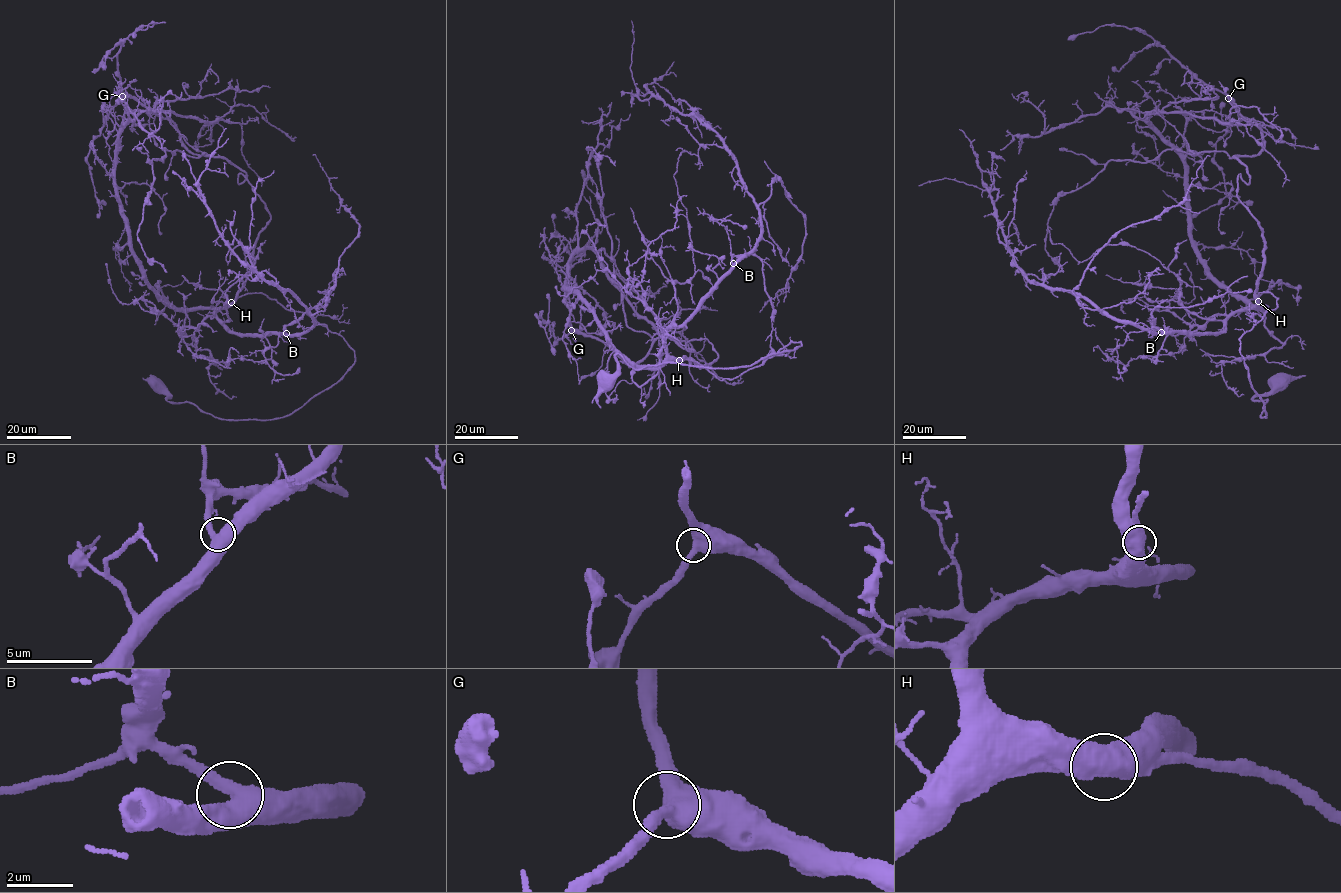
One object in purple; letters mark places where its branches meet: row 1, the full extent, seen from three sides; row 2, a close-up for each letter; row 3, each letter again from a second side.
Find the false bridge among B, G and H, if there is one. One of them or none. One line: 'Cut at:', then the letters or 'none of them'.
Cut at: none of them

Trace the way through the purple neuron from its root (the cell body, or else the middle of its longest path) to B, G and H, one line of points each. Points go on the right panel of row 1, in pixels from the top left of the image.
B: (1278, 381), (1252, 399), (1267, 400), (1261, 417), (1240, 338), (1277, 306), (1270, 292), (1221, 331), (1161, 332)
G: (1278, 381), (1261, 417), (1240, 338), (1278, 298), (1235, 158), (1262, 131), (1228, 98)
H: (1278, 381), (1252, 399), (1267, 400), (1261, 417), (1240, 338), (1278, 298), (1260, 292), (1258, 302)

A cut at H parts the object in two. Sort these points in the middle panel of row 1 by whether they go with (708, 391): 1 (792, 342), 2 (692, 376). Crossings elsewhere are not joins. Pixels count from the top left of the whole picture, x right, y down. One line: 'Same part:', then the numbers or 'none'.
Same part: 2

